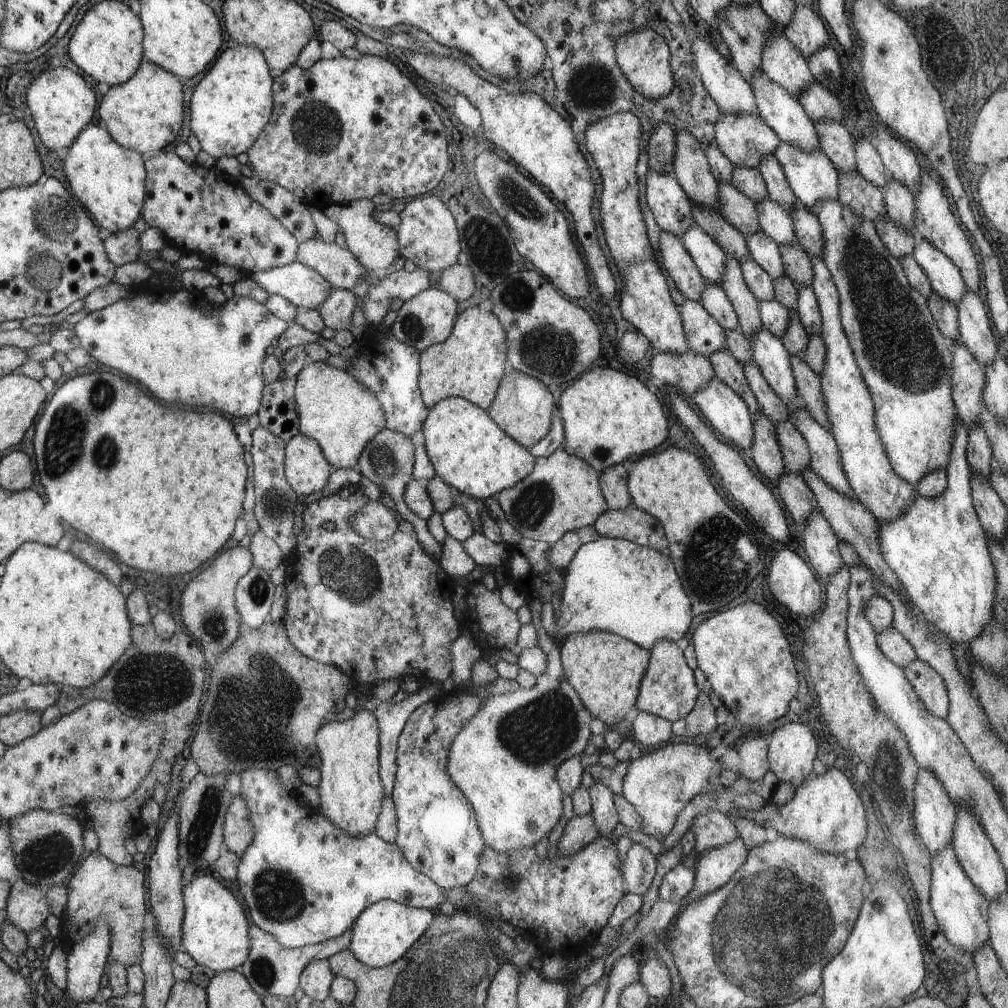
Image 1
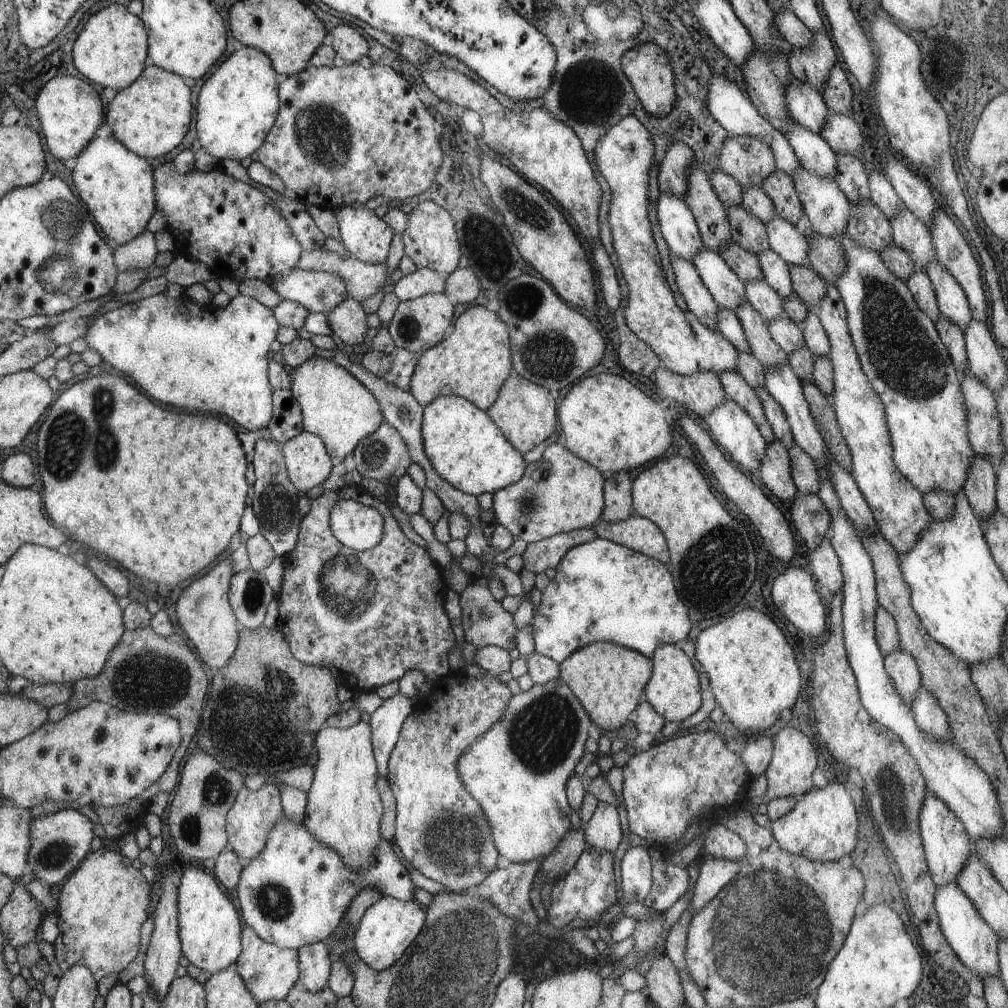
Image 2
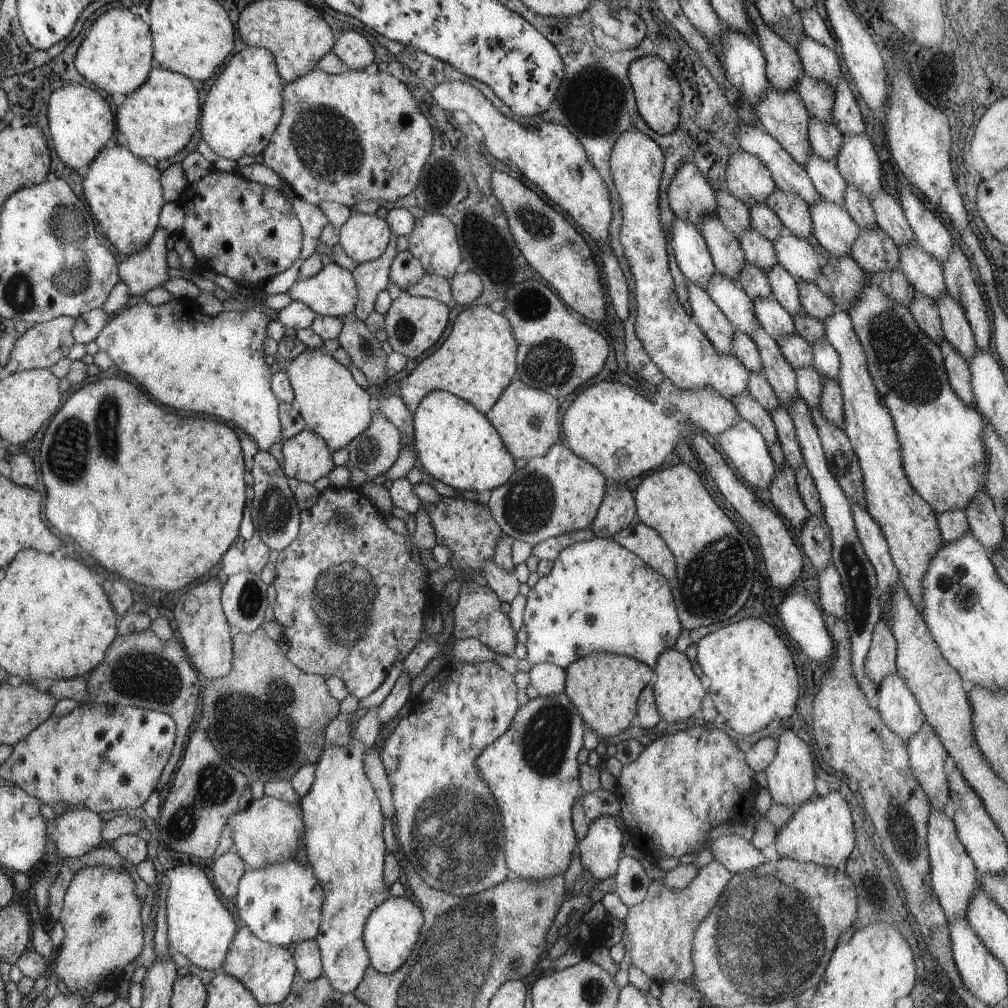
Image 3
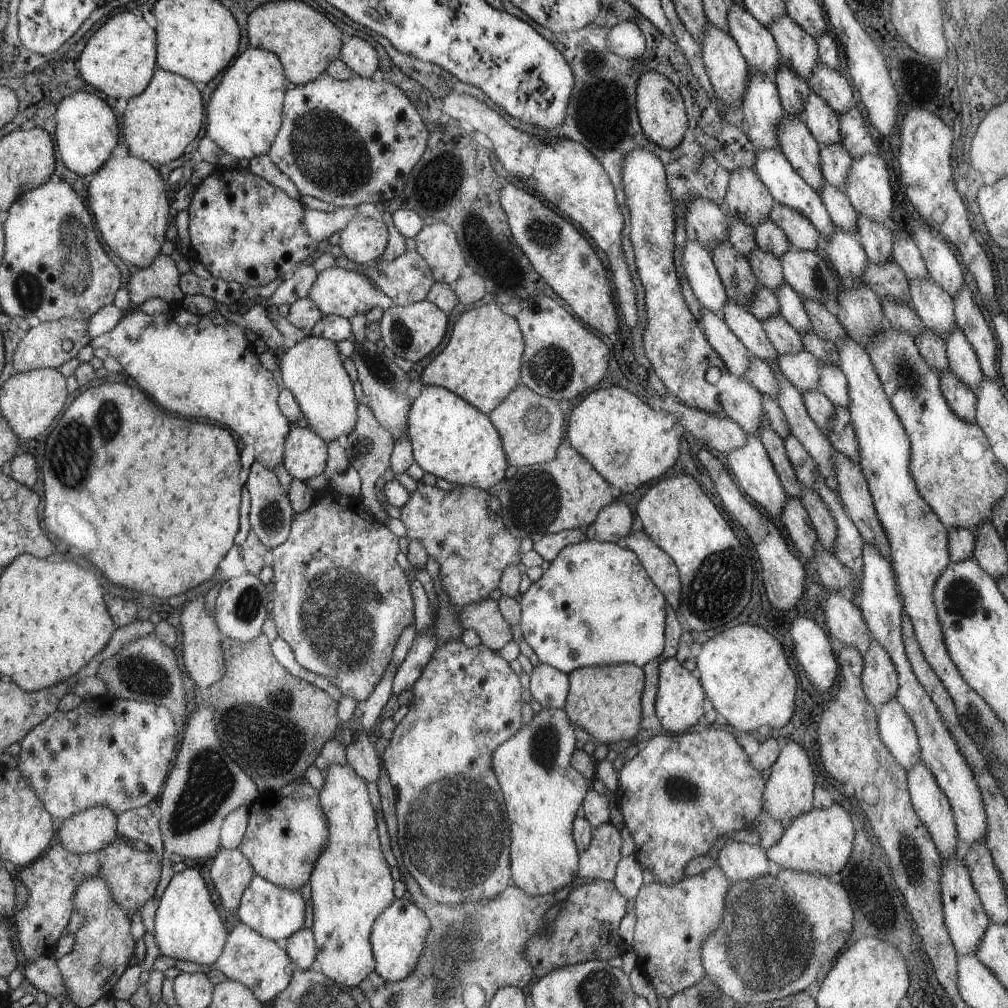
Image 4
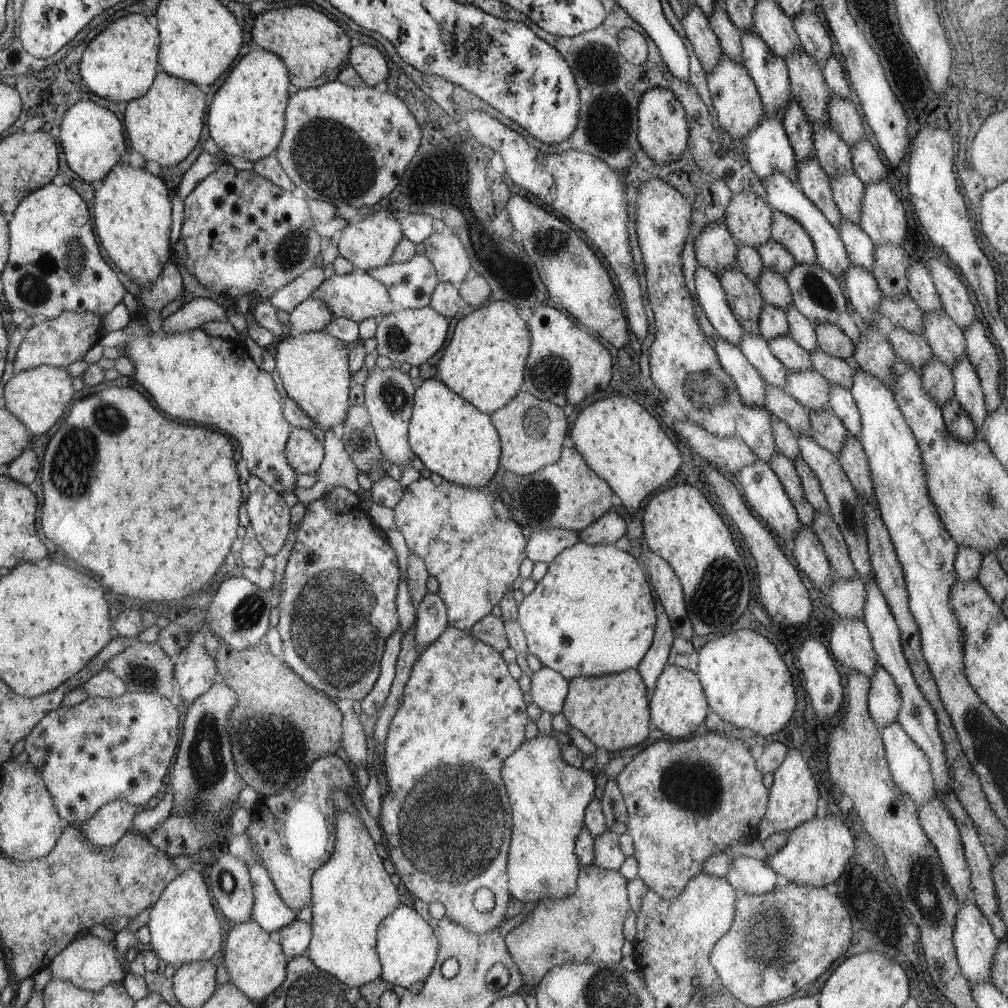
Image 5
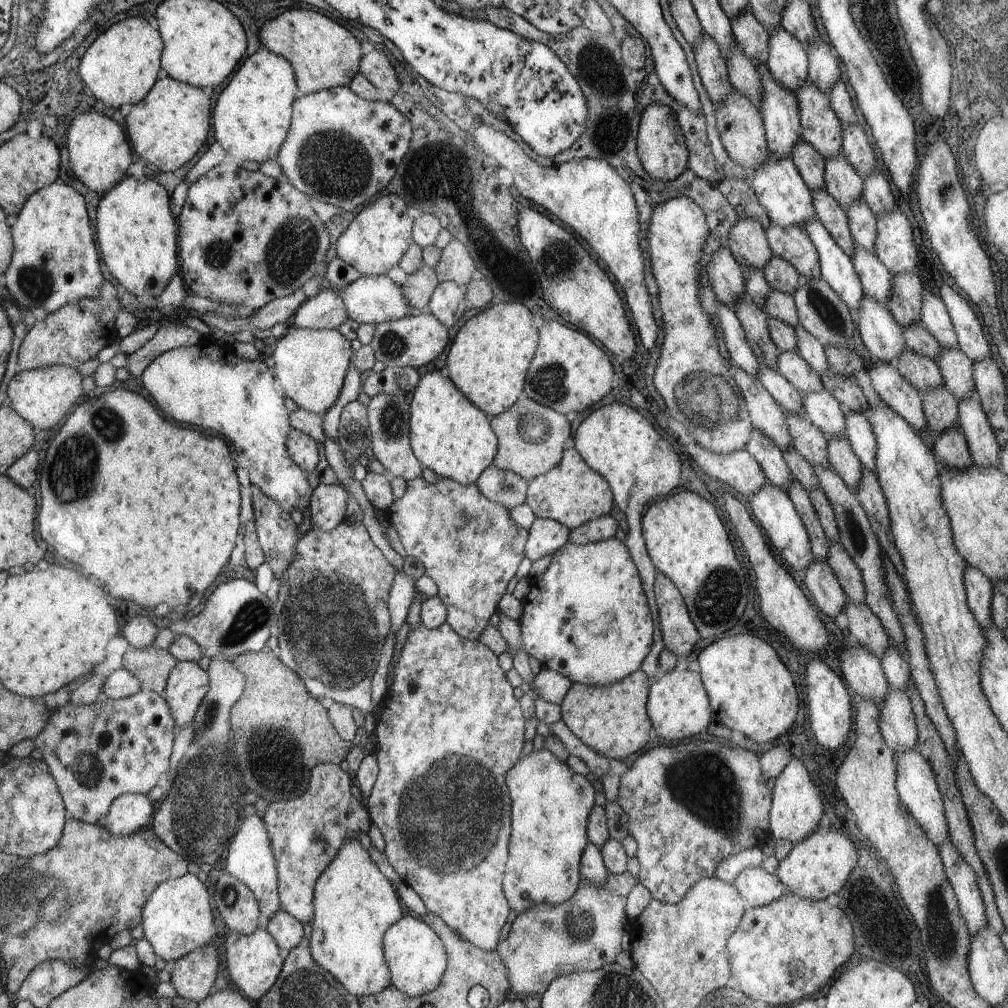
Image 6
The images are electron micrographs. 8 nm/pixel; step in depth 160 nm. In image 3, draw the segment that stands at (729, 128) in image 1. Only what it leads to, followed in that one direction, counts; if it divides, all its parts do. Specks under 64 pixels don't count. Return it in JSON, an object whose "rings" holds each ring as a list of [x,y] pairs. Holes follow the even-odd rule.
{"rings":[[[742,150],[729,157],[725,186],[728,193],[749,208],[764,203],[775,189],[768,167],[757,156]]]}

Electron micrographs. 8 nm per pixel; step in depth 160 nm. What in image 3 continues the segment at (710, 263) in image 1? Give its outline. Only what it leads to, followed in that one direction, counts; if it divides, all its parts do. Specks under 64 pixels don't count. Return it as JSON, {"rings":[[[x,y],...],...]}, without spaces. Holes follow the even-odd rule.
{"rings":[[[715,272],[705,291],[736,330],[750,337],[761,328],[754,312],[753,300],[738,283]]]}

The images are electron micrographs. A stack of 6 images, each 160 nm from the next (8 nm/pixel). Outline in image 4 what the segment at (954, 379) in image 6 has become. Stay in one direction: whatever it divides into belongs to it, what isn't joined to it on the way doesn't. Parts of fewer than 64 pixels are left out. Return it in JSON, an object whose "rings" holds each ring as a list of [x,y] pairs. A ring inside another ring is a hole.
{"rings":[[[932,279],[909,281],[910,307],[920,317],[924,329],[930,329],[938,336],[945,339],[952,329],[955,328],[955,310],[953,300]]]}

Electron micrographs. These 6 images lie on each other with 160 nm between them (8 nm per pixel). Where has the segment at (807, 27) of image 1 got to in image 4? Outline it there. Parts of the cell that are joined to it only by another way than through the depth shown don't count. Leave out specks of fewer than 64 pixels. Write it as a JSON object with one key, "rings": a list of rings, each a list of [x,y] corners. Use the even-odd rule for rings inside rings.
{"rings":[[[814,92],[807,98],[802,119],[820,147],[841,144],[839,116]]]}

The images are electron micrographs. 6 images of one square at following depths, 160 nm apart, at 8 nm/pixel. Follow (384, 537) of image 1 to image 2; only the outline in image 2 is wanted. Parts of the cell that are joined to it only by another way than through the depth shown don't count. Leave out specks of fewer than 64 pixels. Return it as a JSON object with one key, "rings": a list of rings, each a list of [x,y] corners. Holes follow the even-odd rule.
{"rings":[[[342,499],[331,512],[331,530],[348,549],[366,551],[381,542],[384,518],[376,509]]]}

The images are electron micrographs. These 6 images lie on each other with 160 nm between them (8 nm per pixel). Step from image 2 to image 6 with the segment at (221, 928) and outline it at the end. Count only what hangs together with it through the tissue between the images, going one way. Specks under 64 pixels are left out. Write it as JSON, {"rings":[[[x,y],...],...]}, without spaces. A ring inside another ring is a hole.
{"rings":[[[192,873],[160,883],[143,908],[143,937],[148,940],[158,958],[165,961],[182,959],[196,948],[207,946],[216,934],[210,892]]]}

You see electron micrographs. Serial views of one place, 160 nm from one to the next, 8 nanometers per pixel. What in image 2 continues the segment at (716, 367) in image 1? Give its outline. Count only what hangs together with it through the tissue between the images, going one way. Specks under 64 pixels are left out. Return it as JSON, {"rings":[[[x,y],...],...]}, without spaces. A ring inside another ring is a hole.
{"rings":[[[734,370],[720,372],[717,376],[725,392],[725,397],[734,400],[736,404],[740,404],[746,410],[746,413],[757,425],[762,437],[767,441],[767,444],[770,444],[775,436],[770,424],[768,424],[768,420],[765,418],[762,404],[760,404],[755,389]]]}

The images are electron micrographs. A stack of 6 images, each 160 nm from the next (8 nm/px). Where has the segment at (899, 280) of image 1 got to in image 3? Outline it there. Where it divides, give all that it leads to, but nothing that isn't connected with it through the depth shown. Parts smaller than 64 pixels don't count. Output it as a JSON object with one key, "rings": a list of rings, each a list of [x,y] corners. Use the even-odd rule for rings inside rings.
{"rings":[[[867,275],[867,288],[865,294],[861,296],[861,299],[857,301],[857,304],[851,308],[848,312],[852,318],[853,327],[855,333],[858,335],[860,342],[865,348],[865,354],[867,356],[867,367],[870,376],[873,378],[874,384],[877,386],[878,392],[884,399],[884,404],[888,407],[890,414],[892,415],[895,429],[898,435],[898,440],[901,446],[901,457],[904,472],[908,477],[909,483],[912,488],[932,507],[932,510],[936,515],[948,511],[964,511],[967,504],[972,502],[972,499],[978,494],[978,492],[985,490],[986,473],[987,473],[987,454],[985,451],[985,444],[983,439],[983,430],[985,424],[981,414],[974,408],[964,404],[963,400],[960,400],[959,396],[950,388],[950,383],[943,365],[943,356],[941,348],[932,342],[921,330],[918,328],[916,321],[912,318],[909,308],[906,305],[900,304],[898,301],[888,298],[880,288],[880,282],[874,283],[871,278],[872,275]]]}

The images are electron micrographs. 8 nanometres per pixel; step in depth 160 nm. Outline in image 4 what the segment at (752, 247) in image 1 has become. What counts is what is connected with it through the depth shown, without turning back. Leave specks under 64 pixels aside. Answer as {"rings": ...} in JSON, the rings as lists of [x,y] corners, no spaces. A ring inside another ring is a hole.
{"rings":[[[786,282],[775,293],[779,302],[778,314],[800,334],[812,332],[811,320],[804,308],[803,298]]]}

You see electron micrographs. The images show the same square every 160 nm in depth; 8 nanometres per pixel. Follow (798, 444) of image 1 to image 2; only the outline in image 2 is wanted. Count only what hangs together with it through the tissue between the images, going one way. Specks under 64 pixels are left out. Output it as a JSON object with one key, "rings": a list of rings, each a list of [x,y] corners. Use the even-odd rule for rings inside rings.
{"rings":[[[792,444],[792,448],[788,448],[788,454],[792,482],[794,482],[797,492],[800,494],[817,494],[820,480],[814,460],[796,444]]]}

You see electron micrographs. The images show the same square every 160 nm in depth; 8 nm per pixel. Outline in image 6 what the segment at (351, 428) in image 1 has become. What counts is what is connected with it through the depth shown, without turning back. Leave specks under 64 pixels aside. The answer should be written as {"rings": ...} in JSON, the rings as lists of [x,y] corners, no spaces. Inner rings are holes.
{"rings":[[[300,327],[279,338],[268,353],[274,358],[276,380],[290,402],[316,414],[325,414],[339,398],[353,357],[350,340],[338,329]]]}

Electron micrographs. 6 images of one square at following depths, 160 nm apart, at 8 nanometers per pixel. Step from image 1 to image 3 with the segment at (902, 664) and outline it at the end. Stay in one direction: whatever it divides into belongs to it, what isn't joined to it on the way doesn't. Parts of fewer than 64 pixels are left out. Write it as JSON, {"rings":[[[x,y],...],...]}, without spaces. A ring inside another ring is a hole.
{"rings":[[[898,672],[885,676],[878,692],[880,699],[876,710],[882,720],[896,736],[909,741],[926,722],[914,693]]]}

